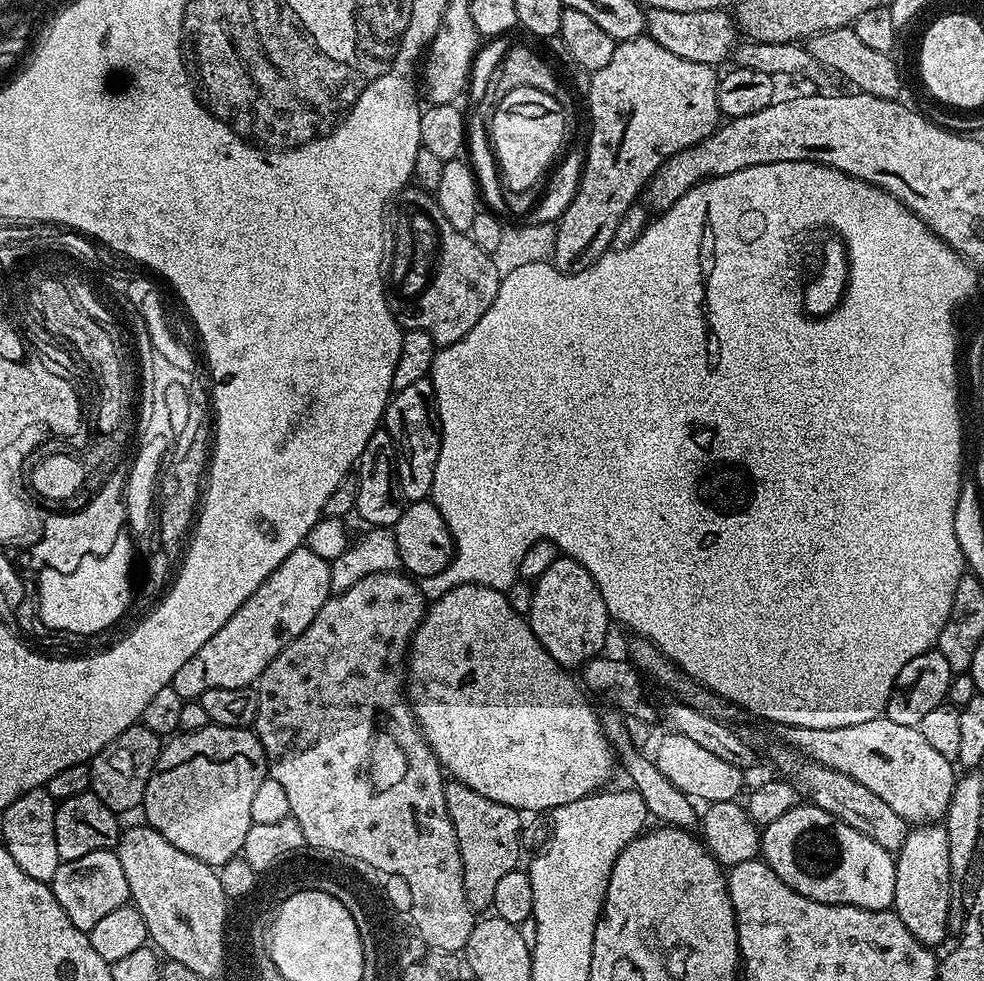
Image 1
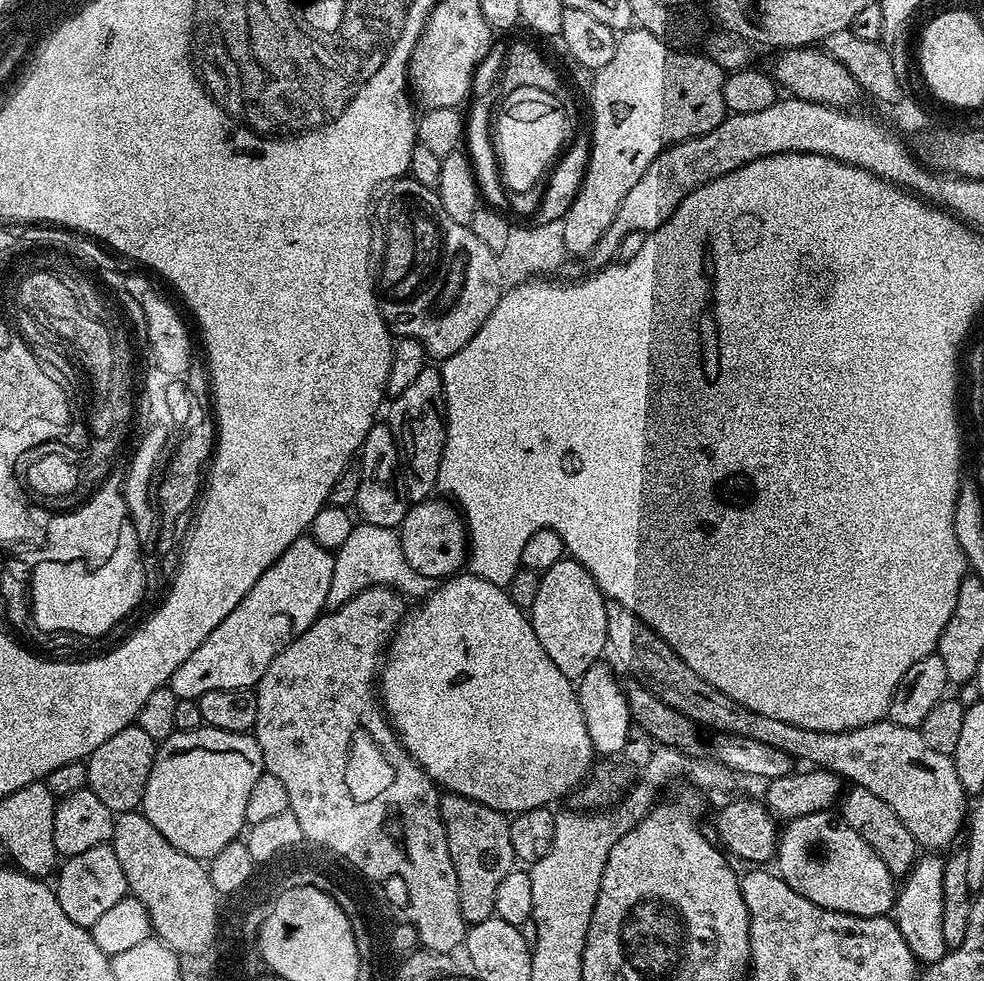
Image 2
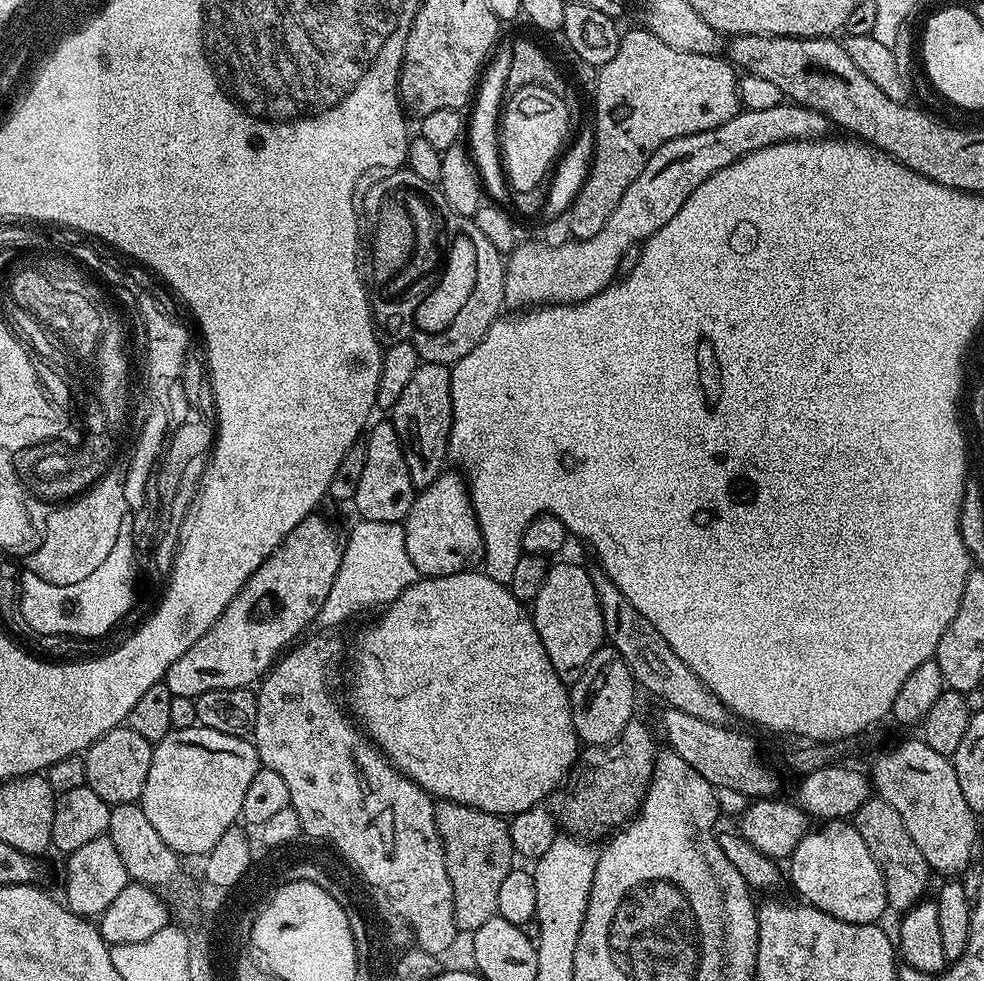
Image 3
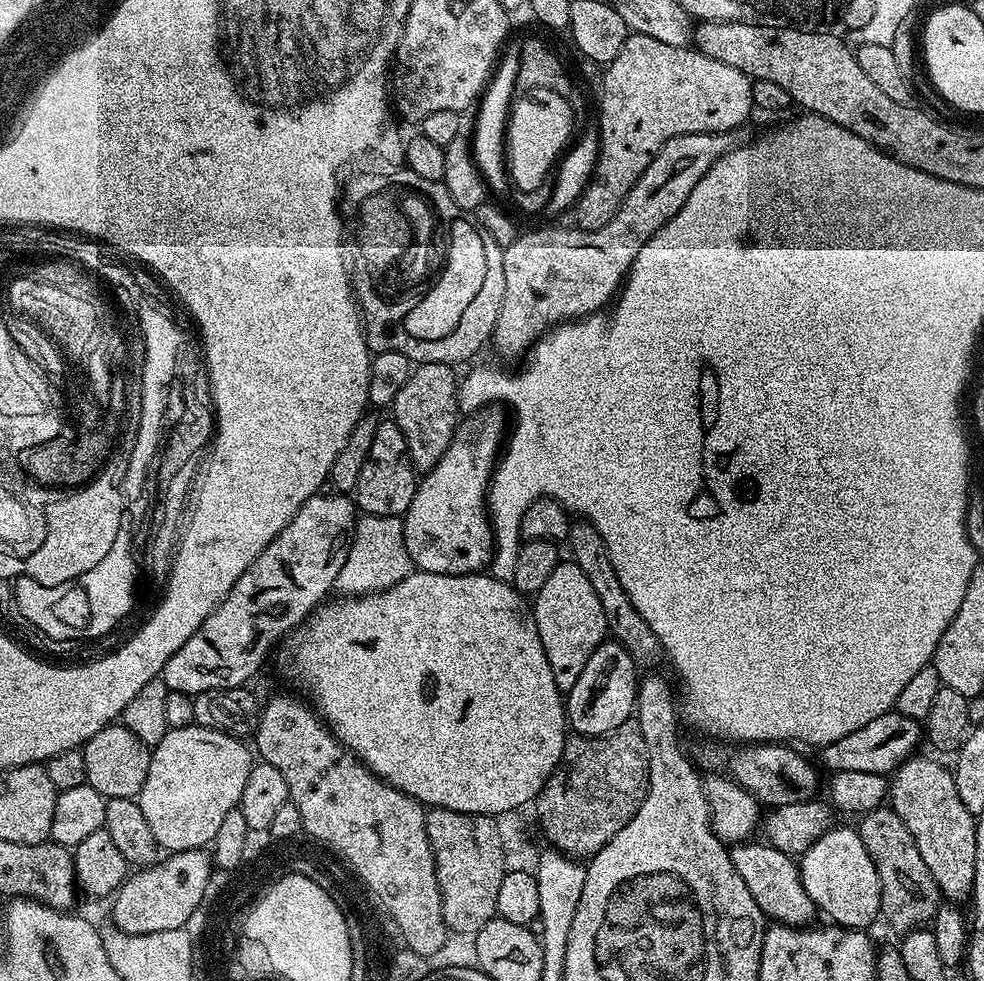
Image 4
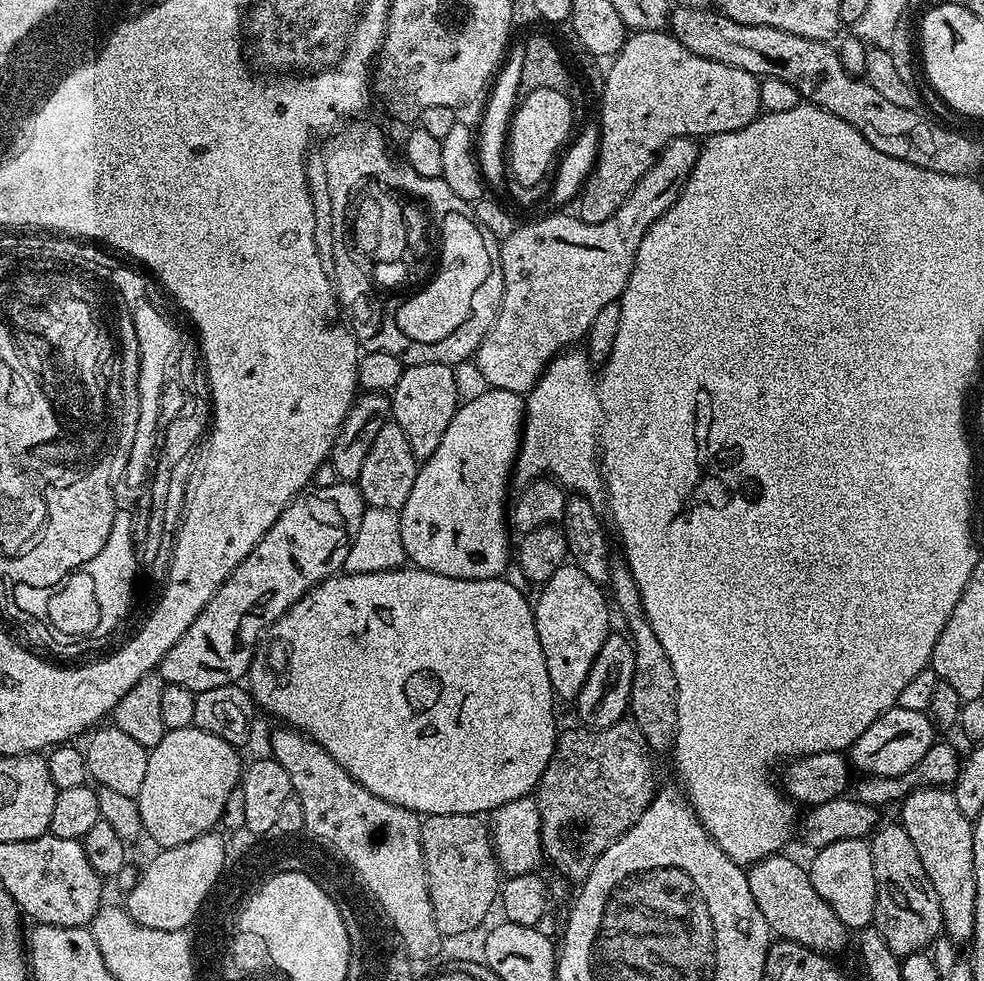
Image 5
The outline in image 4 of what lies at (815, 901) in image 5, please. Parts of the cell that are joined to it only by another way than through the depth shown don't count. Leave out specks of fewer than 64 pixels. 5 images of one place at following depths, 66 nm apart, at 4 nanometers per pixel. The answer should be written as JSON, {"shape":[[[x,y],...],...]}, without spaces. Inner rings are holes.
{"shape":[[[747,840],[735,844],[729,852],[734,868],[738,870],[742,880],[749,887],[754,902],[758,903],[765,917],[775,923],[807,927],[813,921],[811,920],[813,916],[817,915],[818,909],[802,886],[797,861],[766,842],[752,843],[753,841]]]}

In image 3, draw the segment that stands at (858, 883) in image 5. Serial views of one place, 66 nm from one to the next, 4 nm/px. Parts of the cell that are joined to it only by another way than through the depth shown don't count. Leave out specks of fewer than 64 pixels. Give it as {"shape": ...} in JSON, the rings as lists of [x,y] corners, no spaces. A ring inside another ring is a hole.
{"shape":[[[829,820],[816,827],[809,830],[798,842],[787,865],[788,872],[792,875],[792,884],[800,895],[797,897],[803,903],[810,904],[842,922],[877,923],[881,919],[879,916],[889,911],[888,895],[882,870],[878,870],[878,862],[874,862],[870,850],[866,850],[866,842],[862,842],[862,834],[858,834],[855,823],[848,820]]]}

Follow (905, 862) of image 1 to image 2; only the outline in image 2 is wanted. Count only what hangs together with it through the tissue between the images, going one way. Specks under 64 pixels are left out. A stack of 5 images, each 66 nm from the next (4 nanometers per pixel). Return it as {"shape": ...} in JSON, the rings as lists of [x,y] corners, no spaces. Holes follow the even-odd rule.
{"shape":[[[924,854],[917,859],[907,876],[903,877],[896,893],[894,919],[906,946],[916,956],[921,965],[938,962],[950,950],[942,934],[942,876],[944,860],[936,854]]]}

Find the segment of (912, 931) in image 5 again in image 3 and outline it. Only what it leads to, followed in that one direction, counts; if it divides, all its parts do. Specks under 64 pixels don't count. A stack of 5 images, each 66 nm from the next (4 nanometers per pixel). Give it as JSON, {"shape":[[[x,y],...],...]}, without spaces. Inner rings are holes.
{"shape":[[[870,798],[857,810],[854,823],[858,834],[862,834],[862,842],[866,842],[866,850],[870,850],[874,862],[878,862],[878,870],[882,870],[889,909],[897,908],[897,913],[903,914],[925,899],[930,869],[926,858],[922,858],[922,850],[918,850],[914,838],[910,838],[898,810],[894,810],[890,802]]]}

